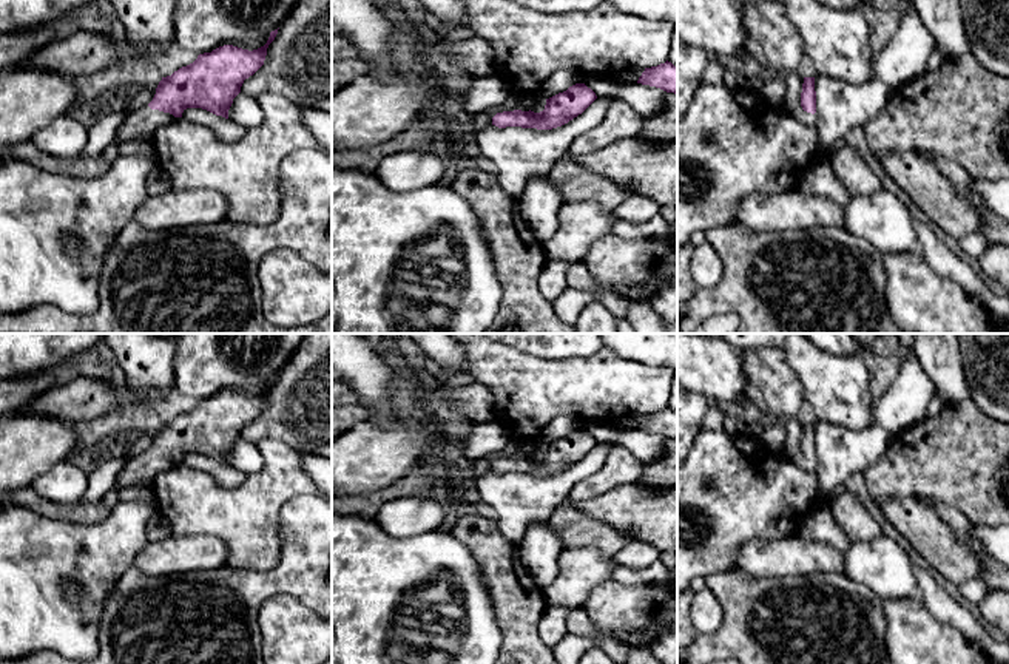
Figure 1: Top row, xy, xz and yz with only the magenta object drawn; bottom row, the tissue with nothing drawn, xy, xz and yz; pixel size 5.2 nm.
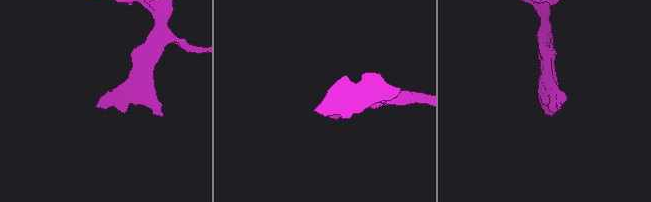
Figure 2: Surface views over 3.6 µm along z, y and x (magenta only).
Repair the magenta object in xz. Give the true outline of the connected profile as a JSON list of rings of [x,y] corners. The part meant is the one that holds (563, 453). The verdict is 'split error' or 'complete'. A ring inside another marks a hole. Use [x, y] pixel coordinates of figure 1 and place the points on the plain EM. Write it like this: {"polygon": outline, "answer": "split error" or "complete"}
{"polygon": [[[575,429],[566,437],[546,445],[545,456],[540,459],[514,456],[503,452],[488,454],[492,462],[492,471],[498,474],[521,473],[537,476],[552,476],[562,473],[582,460],[594,446],[596,439],[585,429]]], "answer": "split error"}

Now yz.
{"polygon": [[[804,423],[801,451],[791,457],[791,462],[807,471],[813,473],[816,468],[816,437],[815,437],[815,423]]], "answer": "split error"}

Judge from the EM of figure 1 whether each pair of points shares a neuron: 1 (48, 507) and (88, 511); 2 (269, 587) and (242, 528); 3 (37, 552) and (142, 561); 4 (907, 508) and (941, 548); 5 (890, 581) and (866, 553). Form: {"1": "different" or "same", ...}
{"1": "same", "2": "different", "3": "different", "4": "same", "5": "same"}

